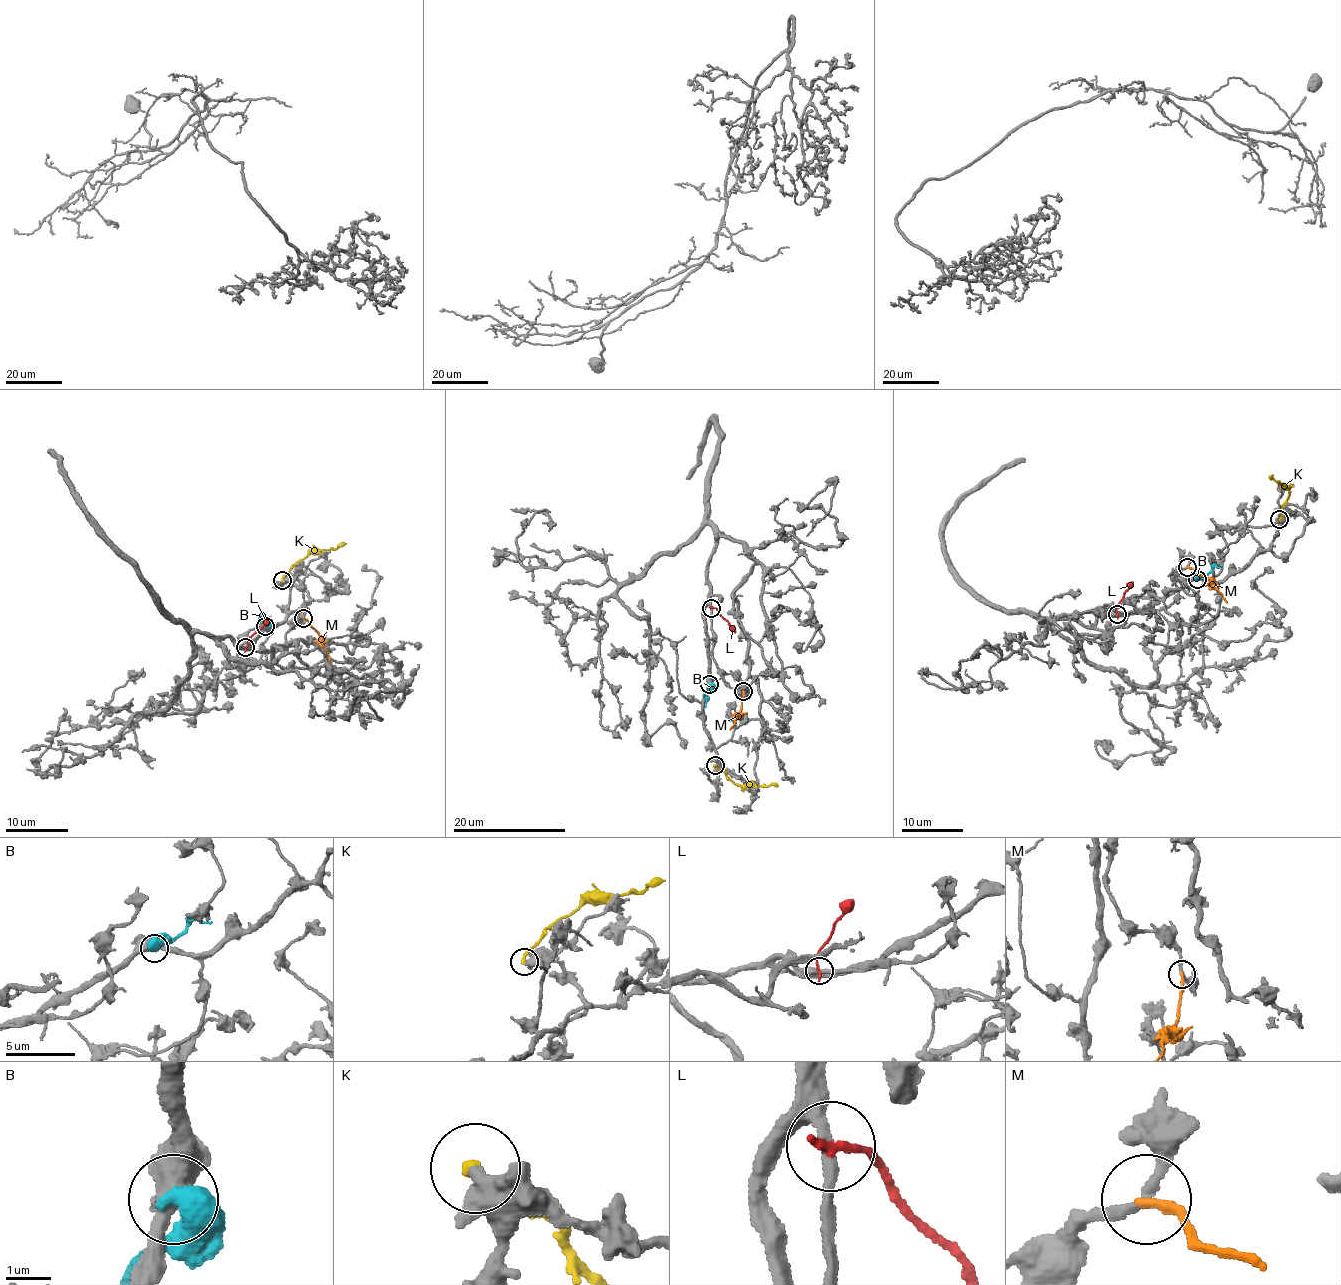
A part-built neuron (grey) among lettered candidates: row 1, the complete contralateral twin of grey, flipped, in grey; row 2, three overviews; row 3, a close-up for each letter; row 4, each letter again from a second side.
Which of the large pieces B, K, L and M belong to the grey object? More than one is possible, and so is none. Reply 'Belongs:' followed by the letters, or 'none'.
Belongs: M

